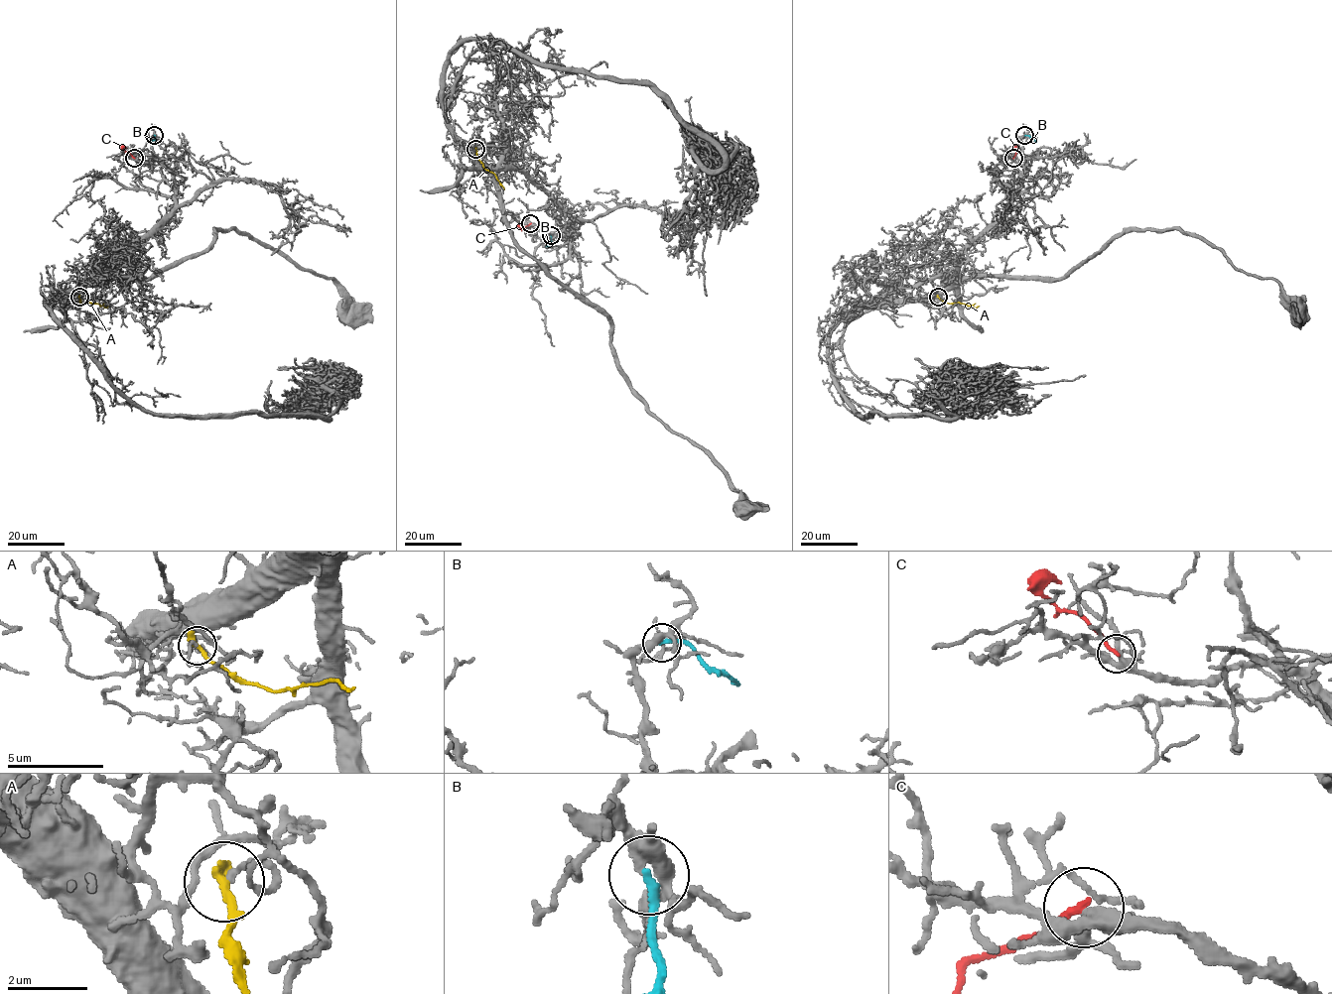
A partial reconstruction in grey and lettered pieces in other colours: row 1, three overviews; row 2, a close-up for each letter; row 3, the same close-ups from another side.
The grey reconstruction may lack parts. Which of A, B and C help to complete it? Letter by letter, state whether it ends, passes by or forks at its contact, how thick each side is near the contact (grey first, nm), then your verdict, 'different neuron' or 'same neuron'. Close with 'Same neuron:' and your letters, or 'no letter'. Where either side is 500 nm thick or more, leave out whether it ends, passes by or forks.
A: it ends; calibres 160 and 280 nm; different neuron
B: it ends; calibres 280 and 200 nm; same neuron
C: it ends; calibres 280 and 180 nm; different neuron
Same neuron: B

